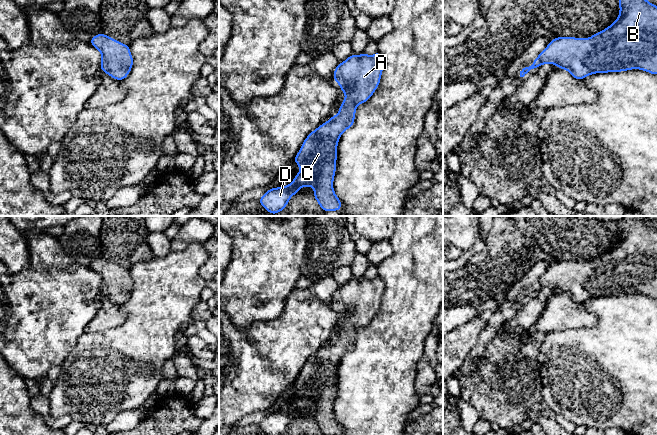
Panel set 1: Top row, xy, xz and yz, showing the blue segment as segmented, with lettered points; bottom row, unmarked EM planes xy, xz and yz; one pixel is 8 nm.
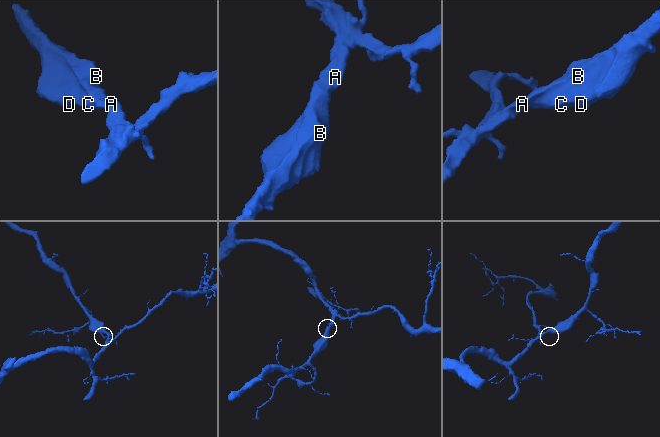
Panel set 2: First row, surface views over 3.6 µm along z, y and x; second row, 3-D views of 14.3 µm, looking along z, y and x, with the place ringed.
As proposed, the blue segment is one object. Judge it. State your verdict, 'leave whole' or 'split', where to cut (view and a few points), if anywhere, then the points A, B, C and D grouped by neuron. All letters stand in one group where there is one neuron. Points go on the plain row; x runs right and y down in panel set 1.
leave whole; no cut; A B C D

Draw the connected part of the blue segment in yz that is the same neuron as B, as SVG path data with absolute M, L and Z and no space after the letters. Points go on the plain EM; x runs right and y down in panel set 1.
M639 218L623 219L618 224L619 240L610 250L590 262L554 262L533 285L531 291L522 291L520 301L542 288L555 288L559 293L567 294L577 304L591 298L632 293L657 299L657 230Z

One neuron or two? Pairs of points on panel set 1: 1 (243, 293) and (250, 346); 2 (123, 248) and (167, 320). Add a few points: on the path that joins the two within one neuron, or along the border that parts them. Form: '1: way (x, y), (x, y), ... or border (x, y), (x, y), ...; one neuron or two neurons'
1: border (229, 316), (238, 328), (270, 321); two neurons
2: border (154, 256), (135, 263), (129, 269); two neurons

